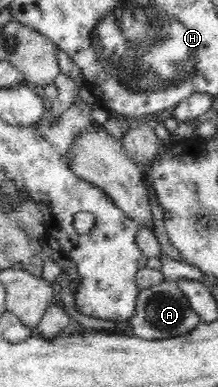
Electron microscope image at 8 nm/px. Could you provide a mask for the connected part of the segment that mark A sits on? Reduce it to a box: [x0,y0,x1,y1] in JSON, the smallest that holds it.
[126,281,200,340]

